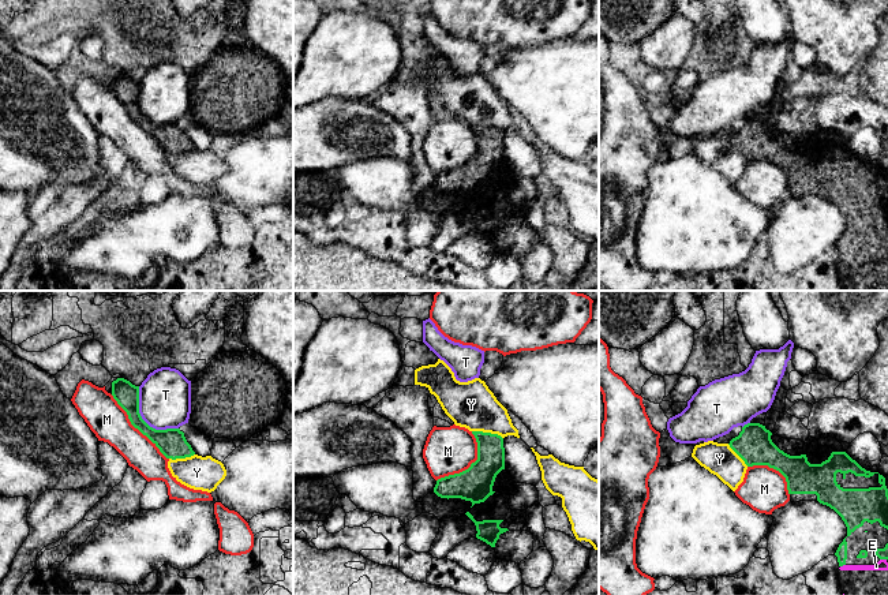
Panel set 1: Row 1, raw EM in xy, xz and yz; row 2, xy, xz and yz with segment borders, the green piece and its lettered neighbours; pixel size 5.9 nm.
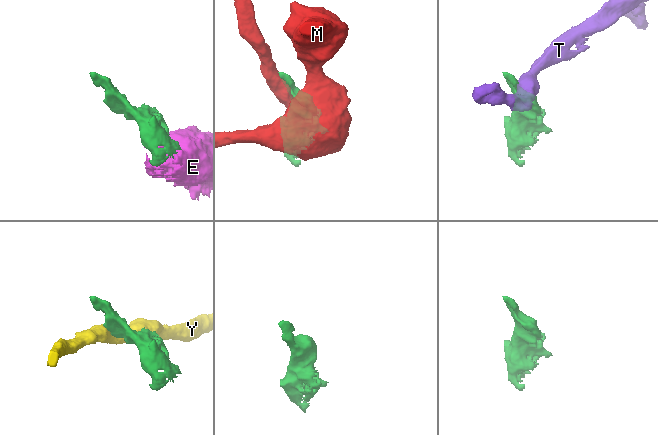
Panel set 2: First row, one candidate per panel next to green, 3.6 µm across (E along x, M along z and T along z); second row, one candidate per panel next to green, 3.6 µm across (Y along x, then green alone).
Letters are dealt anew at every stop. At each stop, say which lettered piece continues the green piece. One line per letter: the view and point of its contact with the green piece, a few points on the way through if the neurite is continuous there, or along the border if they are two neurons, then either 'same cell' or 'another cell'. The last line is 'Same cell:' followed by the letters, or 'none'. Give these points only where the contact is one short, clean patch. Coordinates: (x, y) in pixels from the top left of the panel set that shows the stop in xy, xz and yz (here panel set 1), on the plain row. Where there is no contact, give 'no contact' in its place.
E: yz (883, 253) | same cell
M: xy (135, 122) | another cell
T: xy (143, 115) | along xy (138, 81), (139, 109), (156, 123), (178, 123) | another cell
Y: xz (487, 127) | along xz (472, 124), (498, 128), (502, 133) | another cell
Same cell: E

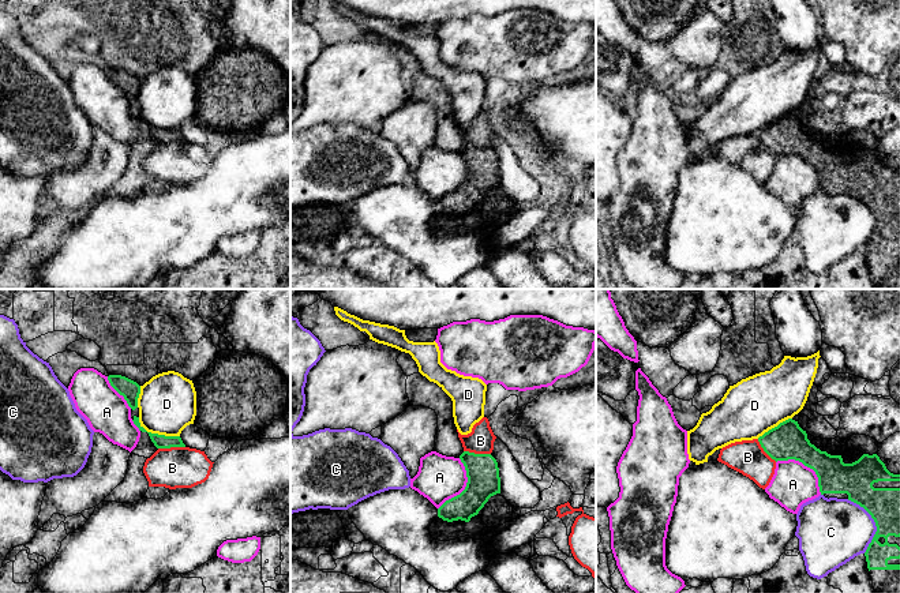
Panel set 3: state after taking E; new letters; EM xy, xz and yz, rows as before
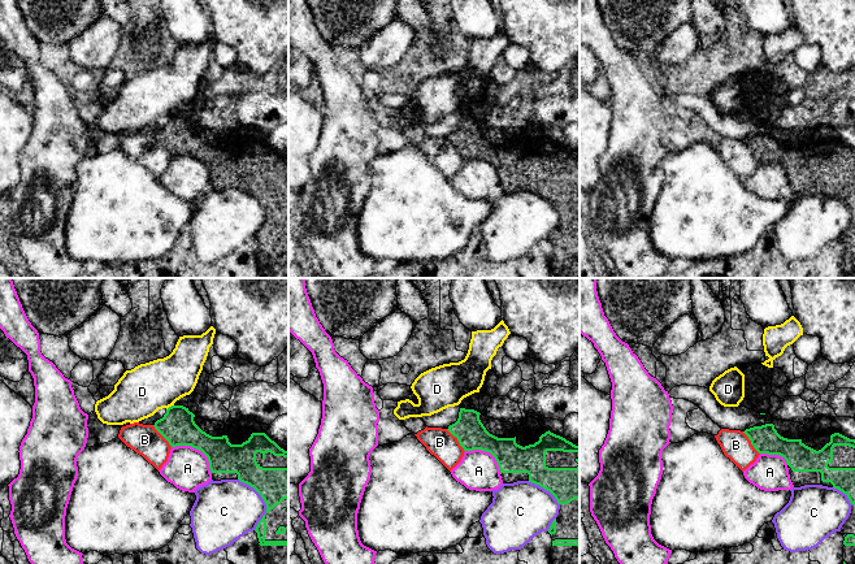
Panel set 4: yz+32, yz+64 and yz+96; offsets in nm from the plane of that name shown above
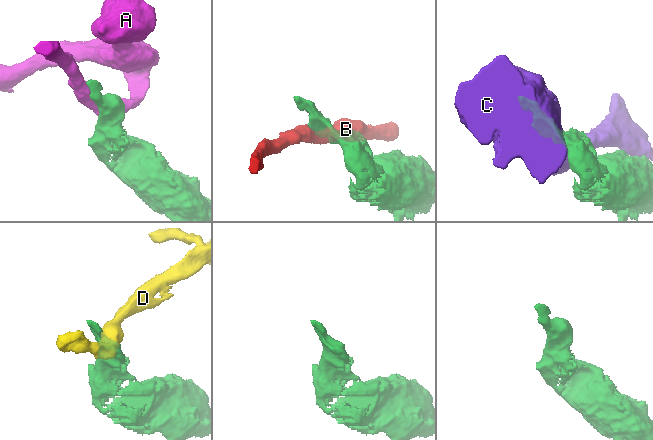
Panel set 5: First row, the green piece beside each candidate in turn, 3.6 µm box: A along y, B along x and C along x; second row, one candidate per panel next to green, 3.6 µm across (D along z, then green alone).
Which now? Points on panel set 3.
A: yz (806, 160) | another cell
B: xy (171, 141) | along xy (184, 141), (158, 143) | another cell
C: yz (874, 216) | another cell
D: xy (157, 128) | along xy (138, 112), (138, 116), (147, 126), (179, 131) | another cell
Same cell: none

